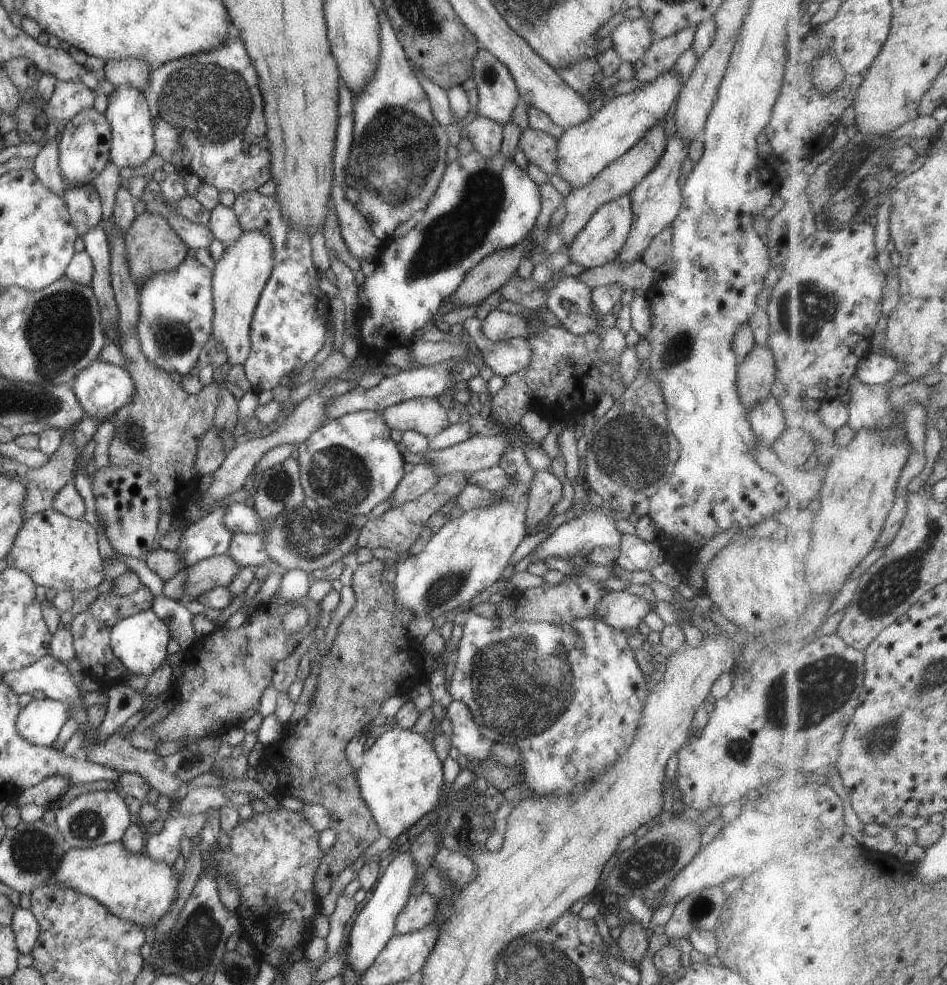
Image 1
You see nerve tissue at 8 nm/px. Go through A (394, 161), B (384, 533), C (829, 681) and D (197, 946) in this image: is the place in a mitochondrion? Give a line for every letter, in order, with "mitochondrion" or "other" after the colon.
A: mitochondrion
B: other
C: mitochondrion
D: mitochondrion

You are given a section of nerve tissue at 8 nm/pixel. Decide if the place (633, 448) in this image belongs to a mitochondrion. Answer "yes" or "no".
yes

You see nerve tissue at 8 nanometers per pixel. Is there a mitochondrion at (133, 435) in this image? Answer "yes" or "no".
yes

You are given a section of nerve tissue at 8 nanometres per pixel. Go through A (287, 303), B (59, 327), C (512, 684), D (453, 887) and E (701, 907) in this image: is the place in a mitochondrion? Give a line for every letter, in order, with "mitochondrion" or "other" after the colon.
A: mitochondrion
B: mitochondrion
C: mitochondrion
D: other
E: mitochondrion

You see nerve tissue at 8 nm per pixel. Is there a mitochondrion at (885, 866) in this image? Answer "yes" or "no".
no

